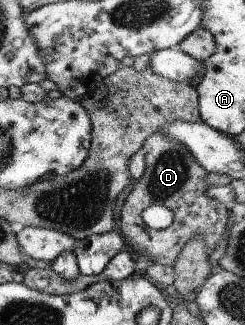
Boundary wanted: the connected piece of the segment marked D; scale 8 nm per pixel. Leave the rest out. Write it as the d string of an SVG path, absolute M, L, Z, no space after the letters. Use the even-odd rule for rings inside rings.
M159 131L148 135L142 142L140 151L144 155L144 174L138 180L132 181L132 190L126 196L118 218L118 230L122 234L123 242L128 244L127 249L133 254L148 254L150 262L154 264L171 267L182 246L194 236L198 236L208 249L212 250L226 230L229 205L216 202L204 194L204 178L207 172L182 144L170 140ZM150 203L160 204L169 209L173 217L170 226L160 230L150 230L148 226L144 226L144 222L140 220L140 213L146 206L150 206Z

